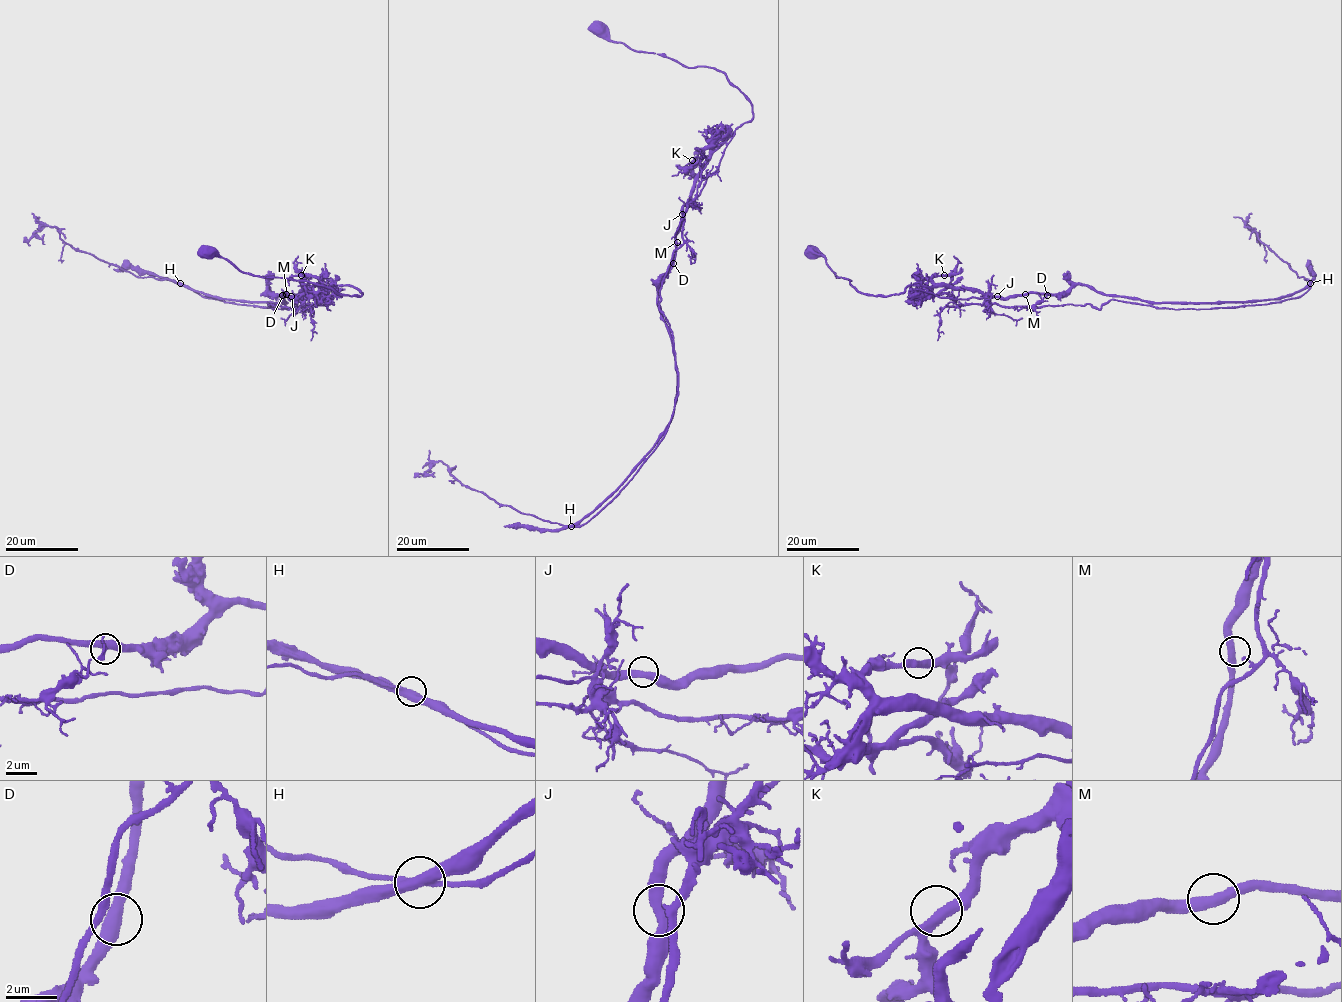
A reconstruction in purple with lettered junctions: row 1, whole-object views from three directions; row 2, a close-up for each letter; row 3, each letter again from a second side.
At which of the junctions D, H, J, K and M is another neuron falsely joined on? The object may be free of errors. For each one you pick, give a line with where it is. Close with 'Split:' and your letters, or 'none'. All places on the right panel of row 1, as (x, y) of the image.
H: (1310, 283)
Split: H

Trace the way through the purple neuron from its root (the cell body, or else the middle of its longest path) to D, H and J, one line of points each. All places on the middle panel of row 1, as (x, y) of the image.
D: (599, 28), (632, 50), (722, 71), (751, 105), (752, 118), (712, 154), (683, 207), (673, 263)
H: (599, 28), (632, 50), (722, 71), (752, 118), (701, 171), (658, 285), (677, 370), (671, 421), (571, 526)
J: (599, 28), (632, 50), (664, 54), (688, 67), (720, 70), (751, 102), (752, 118), (712, 154), (682, 214)

